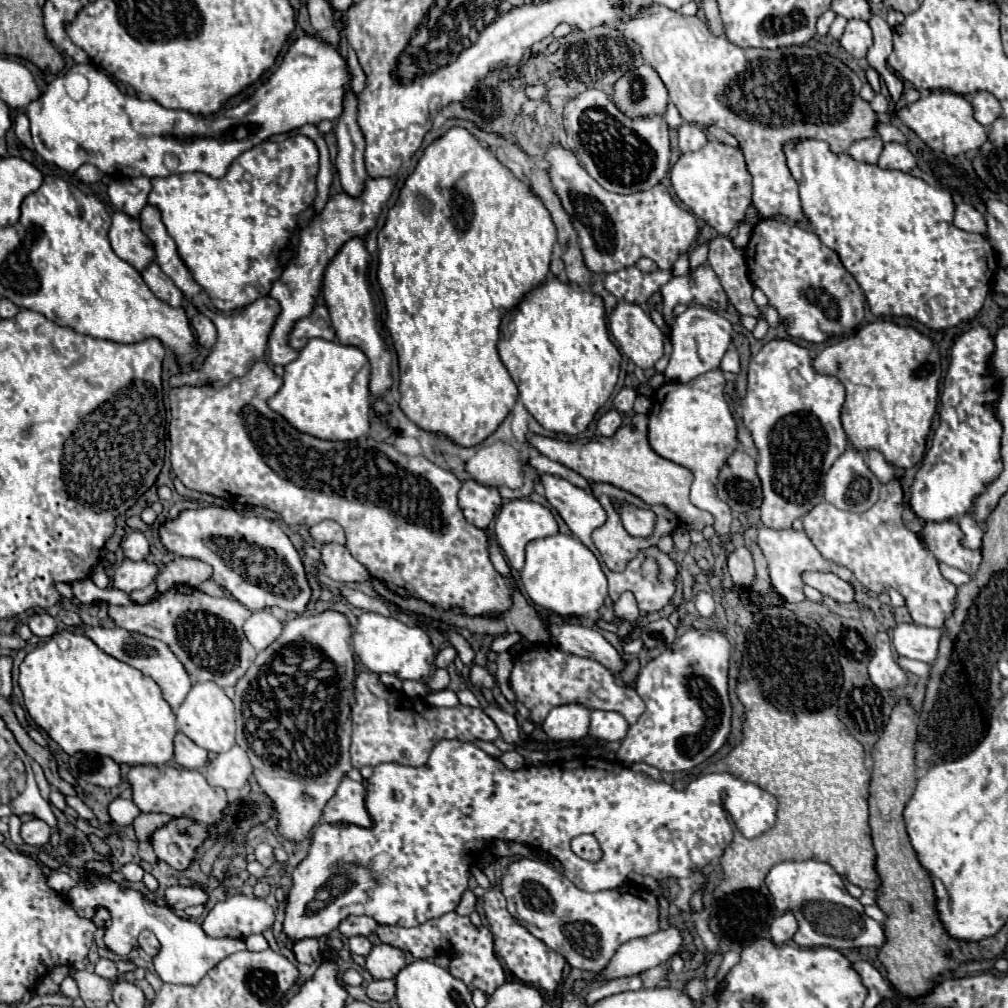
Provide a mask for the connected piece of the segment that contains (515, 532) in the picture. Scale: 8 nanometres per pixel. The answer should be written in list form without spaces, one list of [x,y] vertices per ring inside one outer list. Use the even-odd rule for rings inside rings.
[[[516,499],[516,501],[508,501],[508,503],[502,505],[502,509],[496,517],[494,533],[496,533],[498,545],[502,547],[506,559],[508,559],[508,565],[514,567],[516,571],[520,571],[524,567],[524,547],[526,547],[526,543],[530,543],[532,539],[542,539],[542,537],[556,535],[558,533],[558,523],[546,507],[542,507],[542,505],[538,505],[530,499]]]

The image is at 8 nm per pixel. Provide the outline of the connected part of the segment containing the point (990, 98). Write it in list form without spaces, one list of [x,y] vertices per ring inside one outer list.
[[[980,91],[980,93],[974,95],[972,107],[974,107],[974,119],[976,119],[980,125],[984,125],[984,127],[992,125],[992,123],[1002,115],[1000,101],[998,101],[994,95],[986,93],[986,91]]]

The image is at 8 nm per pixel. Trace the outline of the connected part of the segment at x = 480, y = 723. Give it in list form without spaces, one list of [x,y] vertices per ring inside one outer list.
[[[358,673],[356,705],[352,707],[352,765],[356,769],[378,763],[402,763],[422,767],[432,747],[442,739],[464,743],[496,741],[500,737],[494,721],[480,707],[432,707],[420,697],[408,697],[402,691],[386,687],[376,673]]]

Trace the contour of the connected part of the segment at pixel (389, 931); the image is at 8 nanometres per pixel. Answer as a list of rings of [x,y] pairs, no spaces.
[[[454,911],[440,917],[440,919],[430,919],[424,925],[418,927],[392,927],[392,925],[378,925],[378,937],[382,943],[398,947],[402,951],[412,953],[416,959],[428,959],[428,957],[436,957],[442,951],[450,951],[450,973],[456,979],[462,979],[466,983],[466,987],[470,991],[480,989],[486,995],[494,993],[502,983],[506,983],[506,973],[504,967],[500,965],[496,953],[494,953],[494,941],[492,941],[492,933],[488,927],[476,927],[470,917],[462,917]]]

